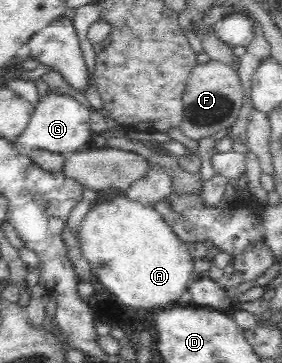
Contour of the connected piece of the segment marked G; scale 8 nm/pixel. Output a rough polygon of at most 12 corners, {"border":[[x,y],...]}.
{"border":[[50,90],[19,137],[26,152],[80,151],[89,108]]}

